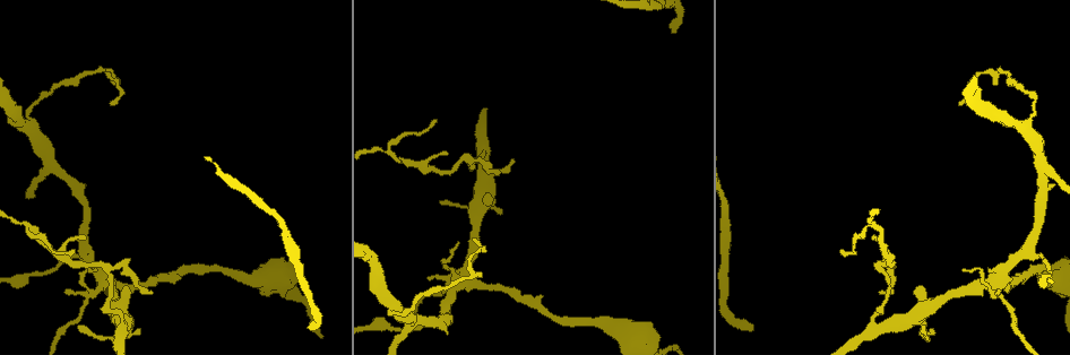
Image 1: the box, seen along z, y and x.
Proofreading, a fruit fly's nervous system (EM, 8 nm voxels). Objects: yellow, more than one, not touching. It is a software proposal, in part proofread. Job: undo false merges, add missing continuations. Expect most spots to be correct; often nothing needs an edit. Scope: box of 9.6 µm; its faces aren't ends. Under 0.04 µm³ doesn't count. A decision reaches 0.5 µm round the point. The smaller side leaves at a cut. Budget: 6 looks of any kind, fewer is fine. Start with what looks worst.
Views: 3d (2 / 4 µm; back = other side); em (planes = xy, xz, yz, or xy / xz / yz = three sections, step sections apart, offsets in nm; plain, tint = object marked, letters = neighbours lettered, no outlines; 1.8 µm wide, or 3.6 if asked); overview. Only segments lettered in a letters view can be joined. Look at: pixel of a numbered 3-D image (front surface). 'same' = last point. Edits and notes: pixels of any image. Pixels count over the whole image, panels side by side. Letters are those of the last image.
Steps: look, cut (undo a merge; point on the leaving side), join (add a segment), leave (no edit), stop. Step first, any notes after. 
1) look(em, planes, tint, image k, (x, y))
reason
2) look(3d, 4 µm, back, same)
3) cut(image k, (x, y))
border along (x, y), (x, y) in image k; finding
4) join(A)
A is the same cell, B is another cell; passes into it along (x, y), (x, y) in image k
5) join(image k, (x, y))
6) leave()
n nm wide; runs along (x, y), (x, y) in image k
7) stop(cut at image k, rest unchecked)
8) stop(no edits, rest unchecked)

look(3d, 4 µm, image 1, (152, 291))
branch stops here

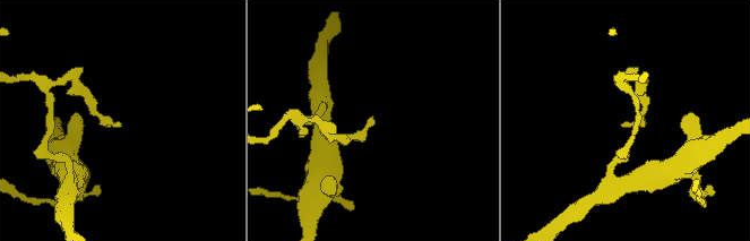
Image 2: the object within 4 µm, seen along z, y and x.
look(em, planes, letters, image 2, (116, 124))
now the EM

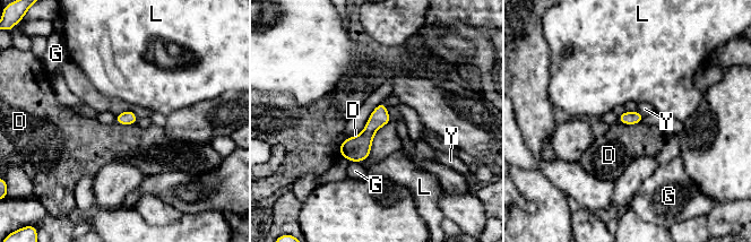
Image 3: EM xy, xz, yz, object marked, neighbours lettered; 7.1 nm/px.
leave()
100 nm wide; D touches over 160 nm; D, G, L and Y are other cells; none of them fits

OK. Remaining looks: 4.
look(em, xz, step 8, tint, image 1, (86, 239))
branch stops here

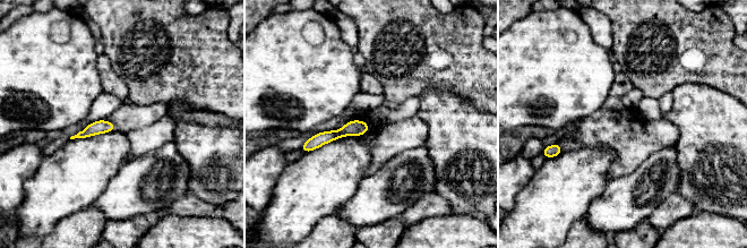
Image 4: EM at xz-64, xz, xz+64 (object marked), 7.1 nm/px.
look(em, planes, letters, same)
cut it another way

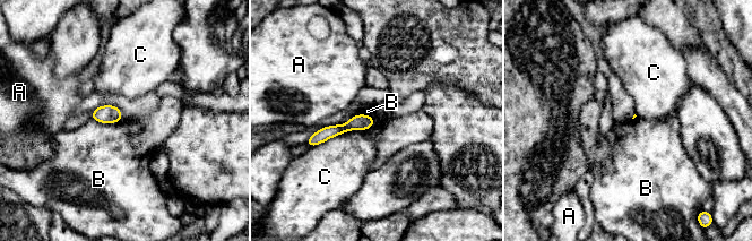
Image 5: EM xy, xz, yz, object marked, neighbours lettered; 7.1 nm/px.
leave()
A, B and C are other cells; no lettered segment goes on from it

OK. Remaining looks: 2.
look(em, planes, letters, image 1, (30, 128))
three-way junction

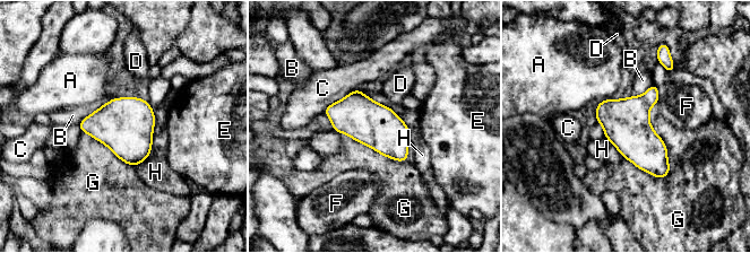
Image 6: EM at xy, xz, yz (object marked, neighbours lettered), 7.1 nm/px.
leave()
A, B, C, D, E, F, G and H are other cells; border along (657, 102), (662, 179) in image 6; one neuron here

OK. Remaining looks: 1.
stop(no edits, rest unchecked)

